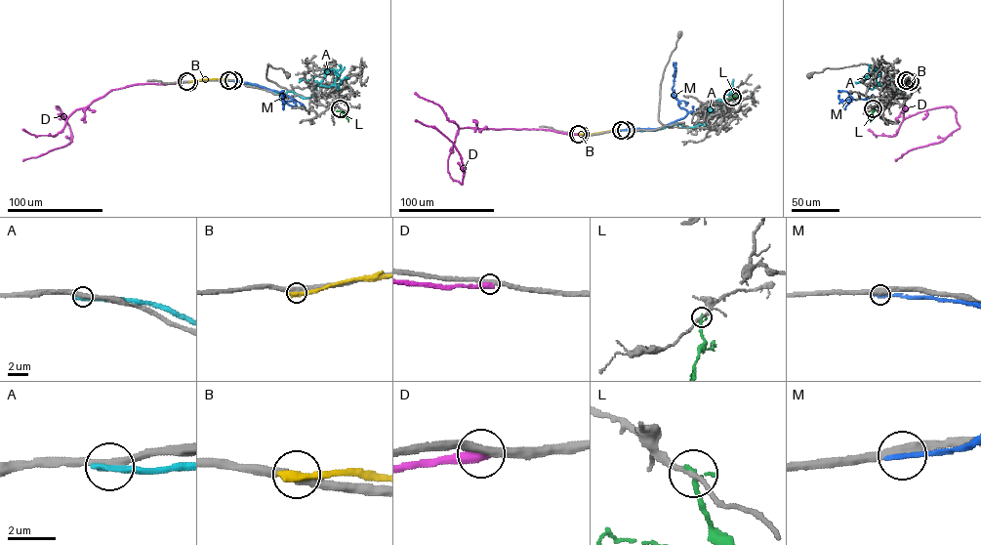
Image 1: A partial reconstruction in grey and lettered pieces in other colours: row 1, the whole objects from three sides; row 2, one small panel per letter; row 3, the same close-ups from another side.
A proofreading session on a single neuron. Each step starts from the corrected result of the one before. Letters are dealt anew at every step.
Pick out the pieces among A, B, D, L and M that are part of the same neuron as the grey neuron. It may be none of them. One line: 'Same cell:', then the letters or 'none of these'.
Same cell: none of these

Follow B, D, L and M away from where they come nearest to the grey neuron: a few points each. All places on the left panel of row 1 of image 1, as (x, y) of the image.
B: (187, 82), (227, 79)
D: (186, 81), (111, 90), (66, 119), (56, 106), (69, 126), (71, 141), (23, 161)
L: (341, 108), (348, 121)
M: (228, 80), (258, 85), (296, 101), (286, 103), (280, 99), (283, 101), (281, 95)

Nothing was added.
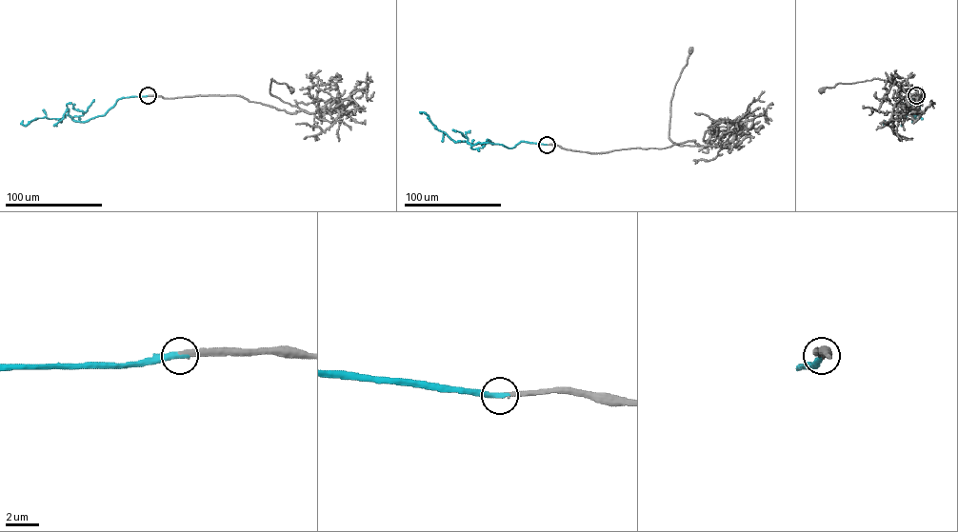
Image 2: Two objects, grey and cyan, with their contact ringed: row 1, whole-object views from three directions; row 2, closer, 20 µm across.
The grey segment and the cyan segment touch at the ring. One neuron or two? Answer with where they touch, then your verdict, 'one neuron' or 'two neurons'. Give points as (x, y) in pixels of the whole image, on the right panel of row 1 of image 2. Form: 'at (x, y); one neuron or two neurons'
at (916, 95); one neuron

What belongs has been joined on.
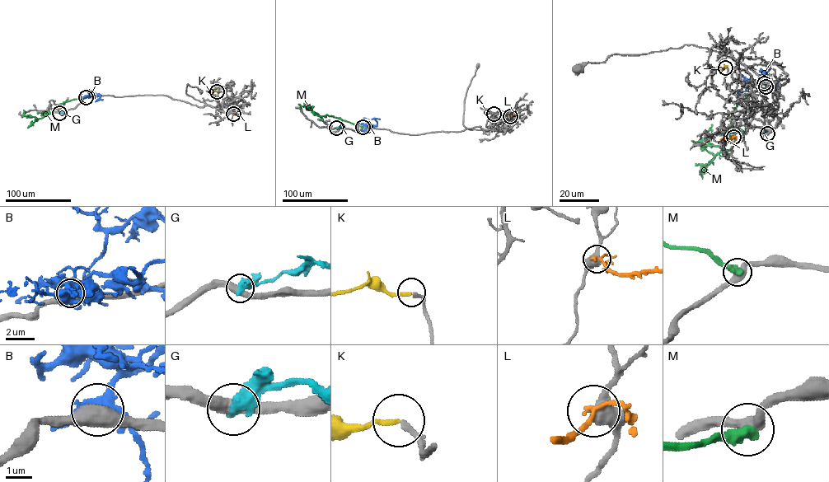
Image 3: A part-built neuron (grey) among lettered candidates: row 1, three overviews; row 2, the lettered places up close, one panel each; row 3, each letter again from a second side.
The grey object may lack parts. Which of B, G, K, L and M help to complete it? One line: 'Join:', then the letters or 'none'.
Join: K

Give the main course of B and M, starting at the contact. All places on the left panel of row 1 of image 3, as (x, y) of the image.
B: (87, 96), (99, 94), (98, 99), (103, 99)
M: (86, 97), (58, 104), (50, 113), (39, 119), (27, 117), (25, 111)

